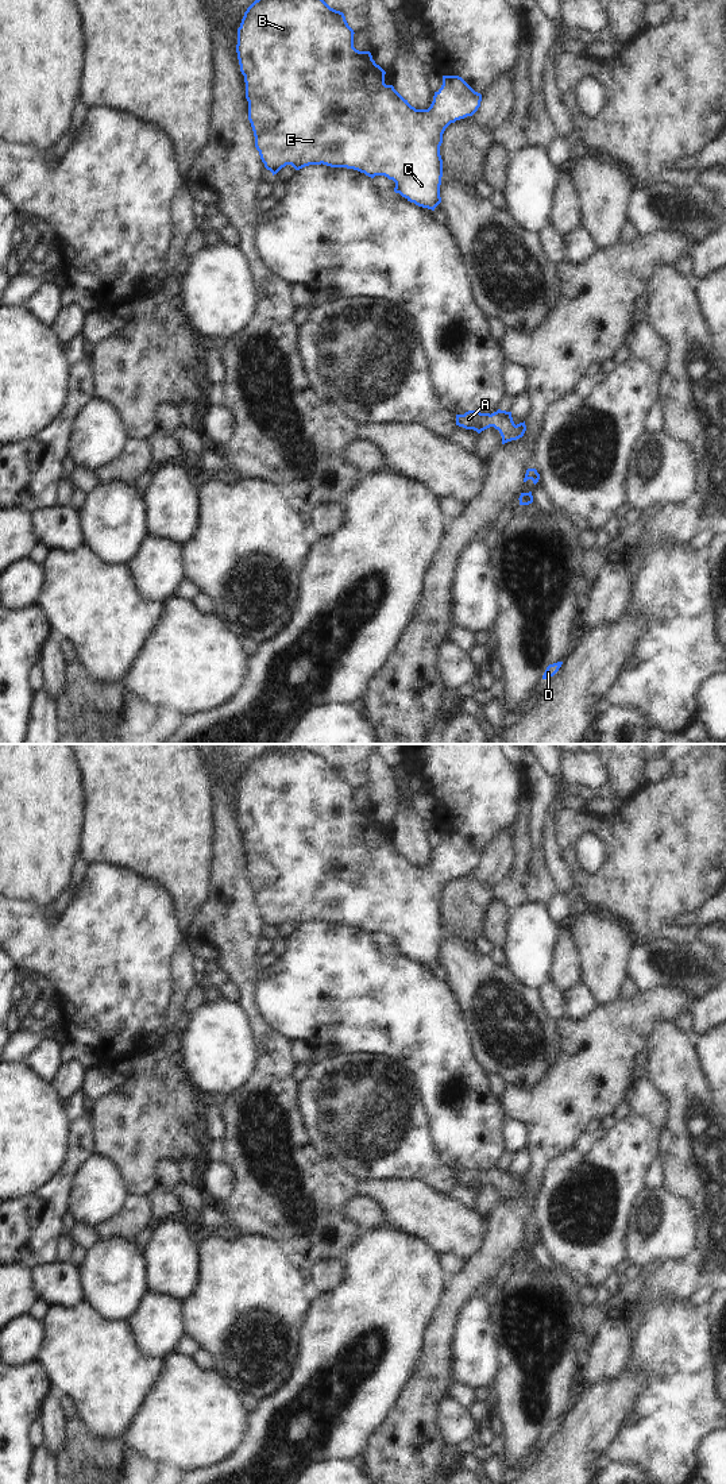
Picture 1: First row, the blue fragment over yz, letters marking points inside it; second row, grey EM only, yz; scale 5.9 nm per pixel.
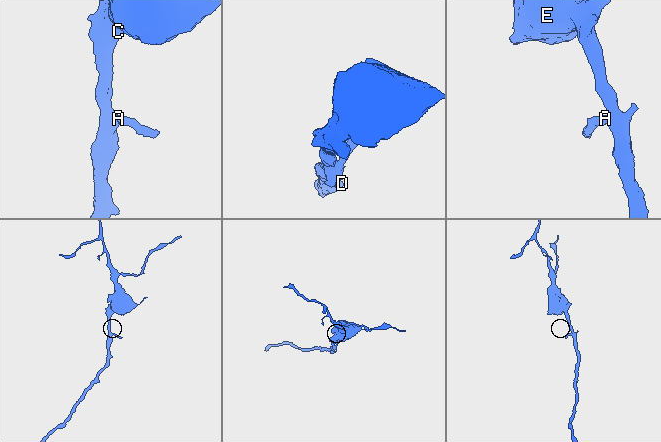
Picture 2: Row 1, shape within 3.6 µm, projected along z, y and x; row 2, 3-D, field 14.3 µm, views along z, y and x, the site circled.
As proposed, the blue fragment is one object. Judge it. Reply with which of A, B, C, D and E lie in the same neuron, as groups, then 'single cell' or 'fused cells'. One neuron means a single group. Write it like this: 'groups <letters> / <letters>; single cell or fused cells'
groups A B C D E; single cell

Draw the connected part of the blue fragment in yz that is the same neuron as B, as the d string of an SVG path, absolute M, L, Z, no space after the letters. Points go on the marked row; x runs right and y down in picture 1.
M255 0L247 8L238 28L236 53L260 159L273 176L286 165L300 170L321 163L354 169L371 178L385 176L395 182L395 193L435 211L441 203L443 134L451 123L472 116L480 107L482 95L459 76L443 76L443 85L435 92L430 107L416 109L393 85L385 84L386 72L375 63L371 53L354 47L354 34L344 14L324 0Z

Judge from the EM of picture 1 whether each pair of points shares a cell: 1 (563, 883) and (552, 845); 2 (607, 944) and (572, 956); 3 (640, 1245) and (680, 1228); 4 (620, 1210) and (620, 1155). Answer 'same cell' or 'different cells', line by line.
1: same cell
2: different cells
3: same cell
4: same cell

